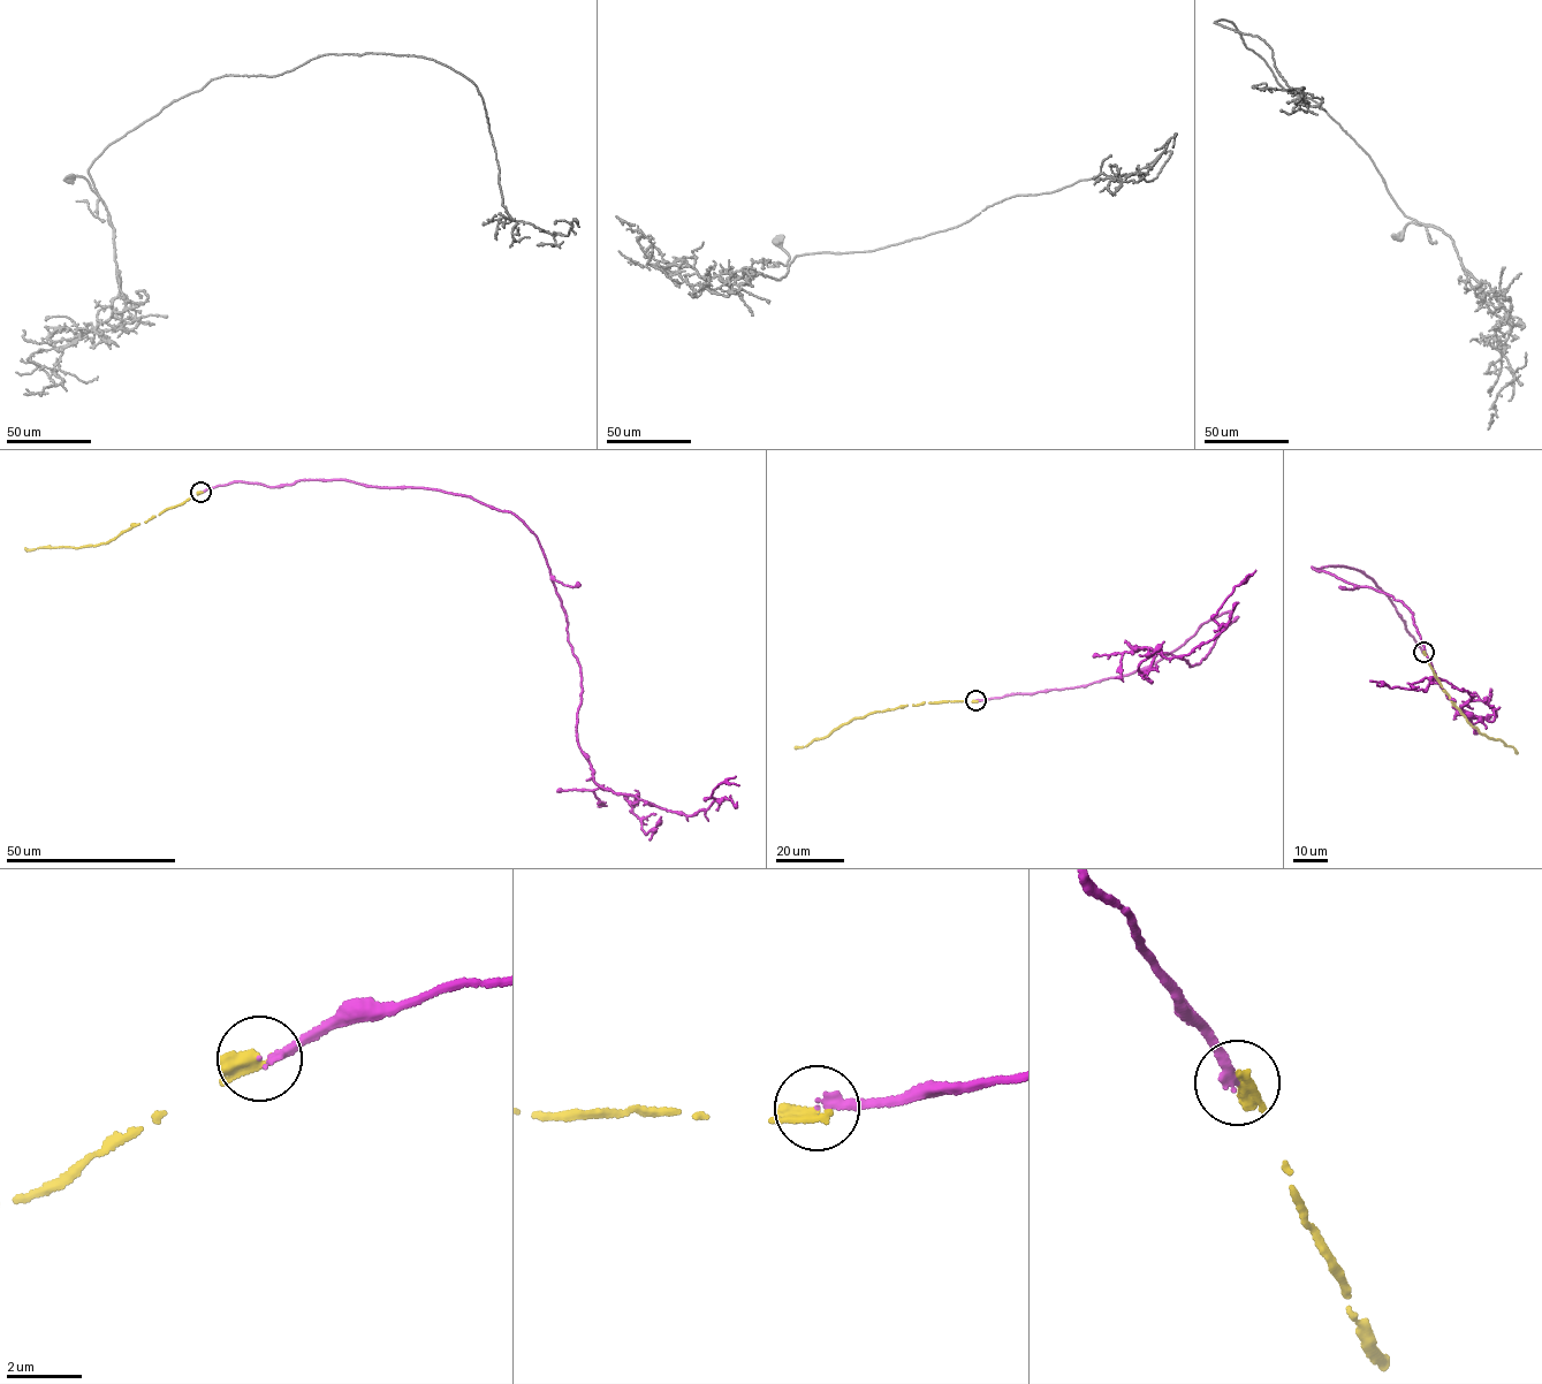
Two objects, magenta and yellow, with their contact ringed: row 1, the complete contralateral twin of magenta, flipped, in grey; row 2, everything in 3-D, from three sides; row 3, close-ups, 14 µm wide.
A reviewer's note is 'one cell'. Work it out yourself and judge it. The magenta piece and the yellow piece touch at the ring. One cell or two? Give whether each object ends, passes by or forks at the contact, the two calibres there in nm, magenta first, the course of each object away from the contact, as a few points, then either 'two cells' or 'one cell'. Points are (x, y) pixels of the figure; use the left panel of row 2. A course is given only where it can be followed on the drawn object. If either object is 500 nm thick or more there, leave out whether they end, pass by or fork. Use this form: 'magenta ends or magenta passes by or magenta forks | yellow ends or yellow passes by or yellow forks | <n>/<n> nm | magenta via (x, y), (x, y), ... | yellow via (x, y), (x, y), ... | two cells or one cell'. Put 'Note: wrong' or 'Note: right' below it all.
magenta ends | yellow ends | 220/360 nm | magenta via (200, 492), (344, 479), (509, 511), (537, 537), (568, 623), (594, 781), (689, 815), (718, 784), (739, 785) | yellow via (200, 492), (145, 523), (131, 525), (109, 541), (76, 548), (24, 548) | two cells
Note: wrong

